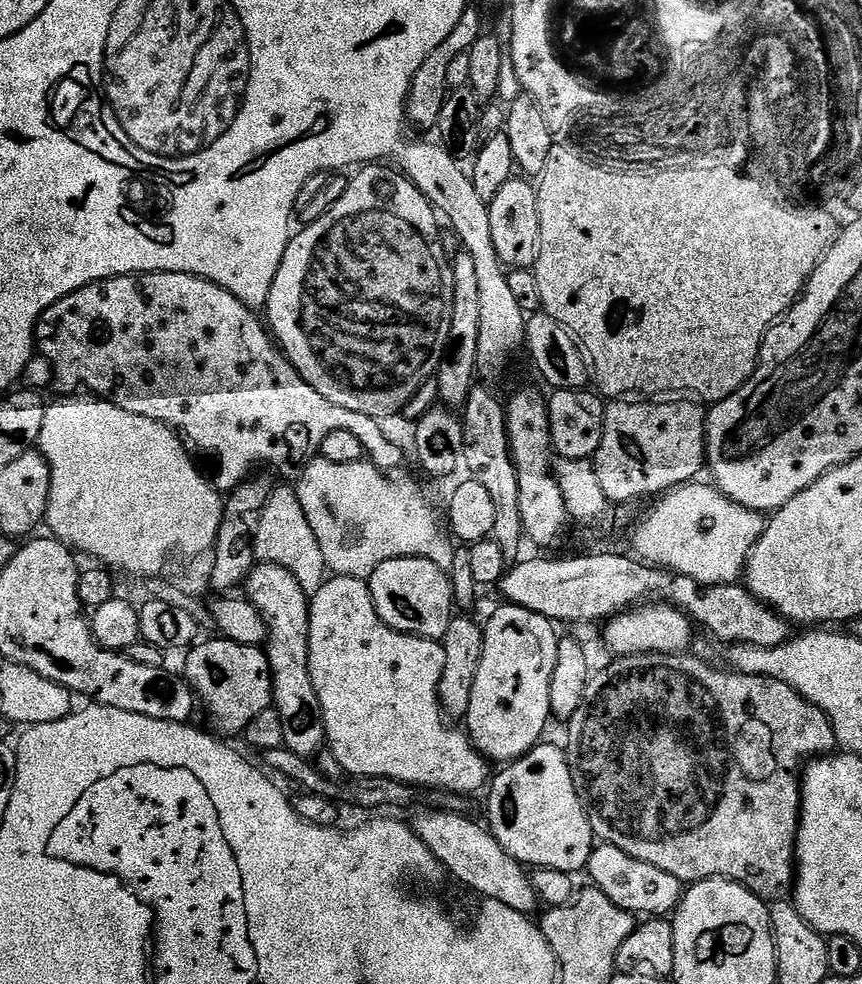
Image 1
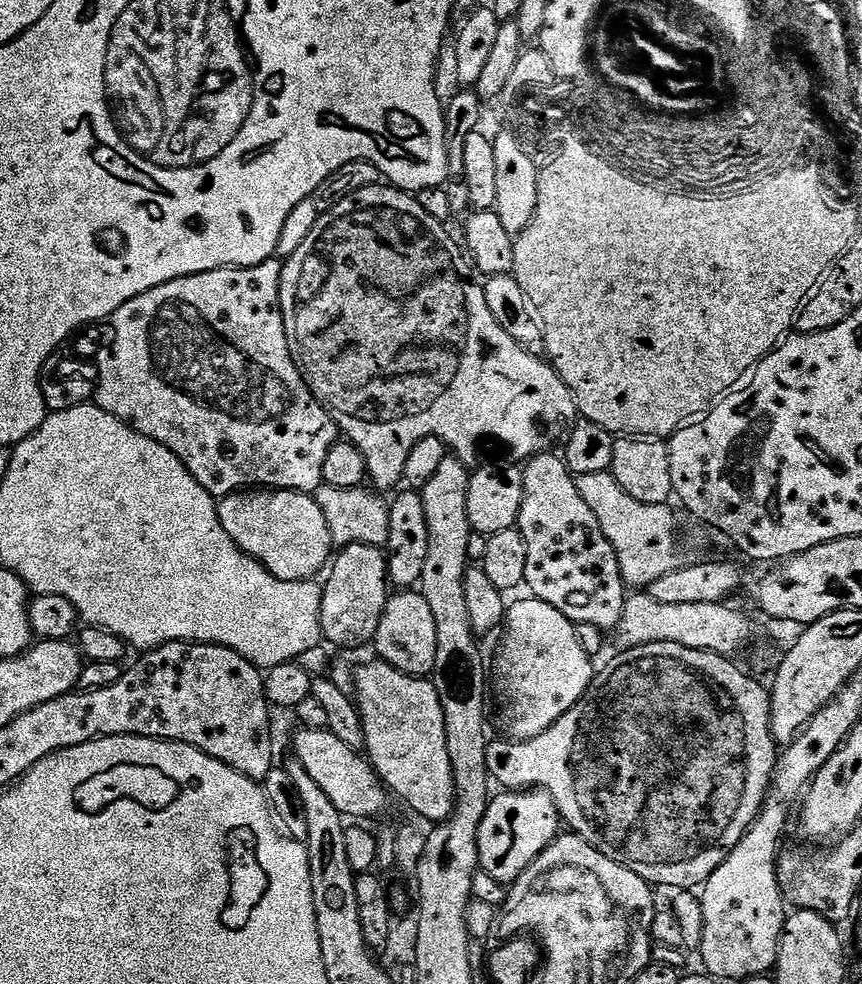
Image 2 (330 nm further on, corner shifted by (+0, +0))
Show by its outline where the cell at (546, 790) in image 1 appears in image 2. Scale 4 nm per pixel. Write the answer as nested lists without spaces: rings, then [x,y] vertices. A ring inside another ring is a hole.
[[[504,790],[493,795],[488,801],[486,818],[478,830],[478,854],[480,855],[479,871],[498,878],[505,886],[516,883],[516,879],[551,846],[553,840],[561,835],[562,821],[560,811],[556,808],[554,798],[543,790]]]

